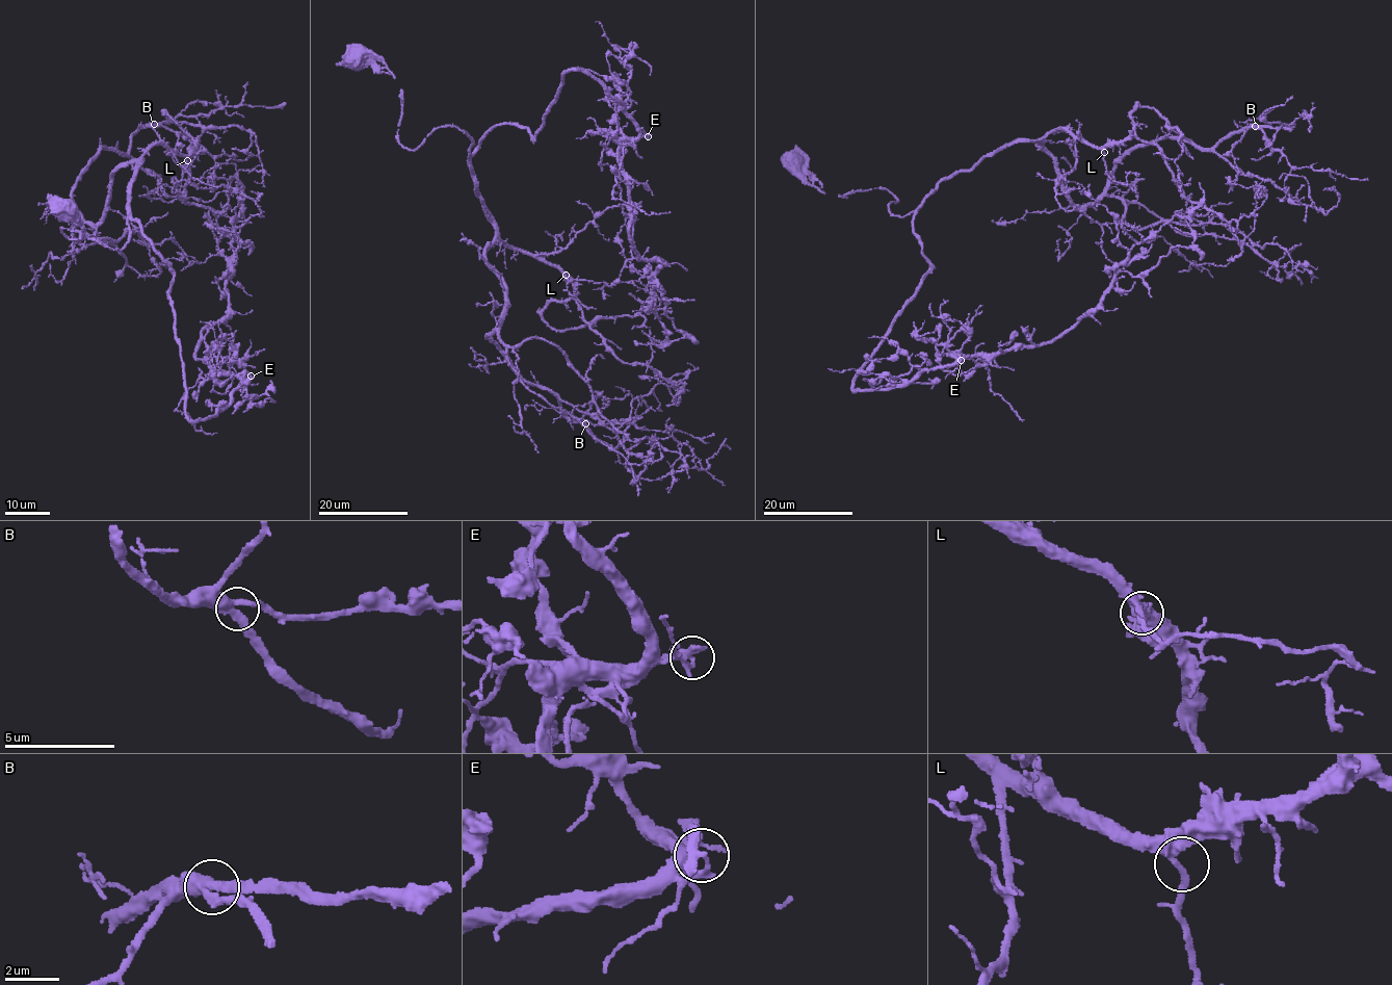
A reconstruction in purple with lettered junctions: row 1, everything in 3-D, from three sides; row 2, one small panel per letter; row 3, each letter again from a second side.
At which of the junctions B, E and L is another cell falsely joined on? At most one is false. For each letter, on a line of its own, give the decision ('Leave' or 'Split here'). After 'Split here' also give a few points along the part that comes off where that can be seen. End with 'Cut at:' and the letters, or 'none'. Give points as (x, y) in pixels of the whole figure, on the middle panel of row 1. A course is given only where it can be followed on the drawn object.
B: Leave
E: Split here. Course of the part to remove: (648, 136), (625, 146), (613, 198), (650, 214), (671, 211)
L: Leave
Cut at: E

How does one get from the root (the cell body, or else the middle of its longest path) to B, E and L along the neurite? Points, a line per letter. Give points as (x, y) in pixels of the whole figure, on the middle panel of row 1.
B: (357, 57), (395, 78), (405, 147), (468, 135), (506, 289), (486, 337), (585, 423)
E: (357, 57), (393, 75), (410, 150), (444, 126), (470, 155), (501, 125), (534, 138), (571, 70), (648, 136)
L: (357, 57), (386, 68), (400, 89), (398, 141), (416, 150), (440, 127), (465, 131), (495, 232), (566, 275)

